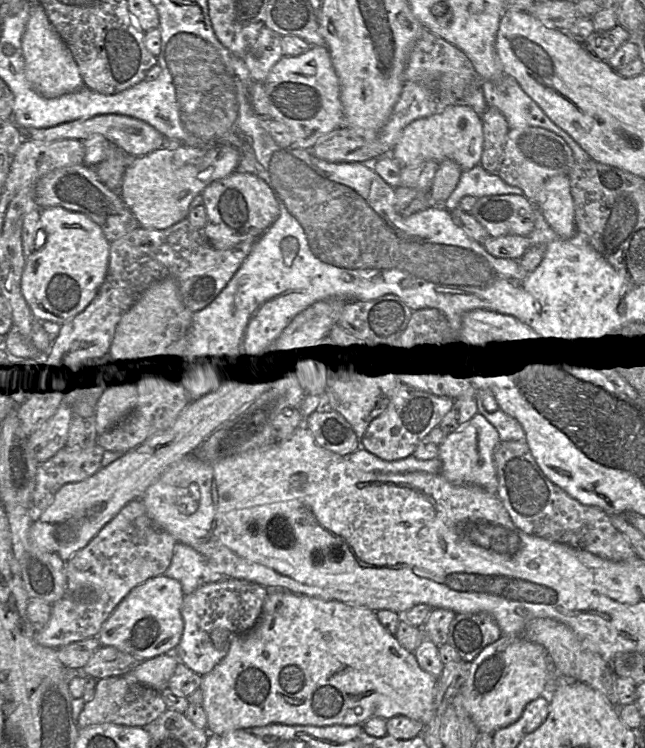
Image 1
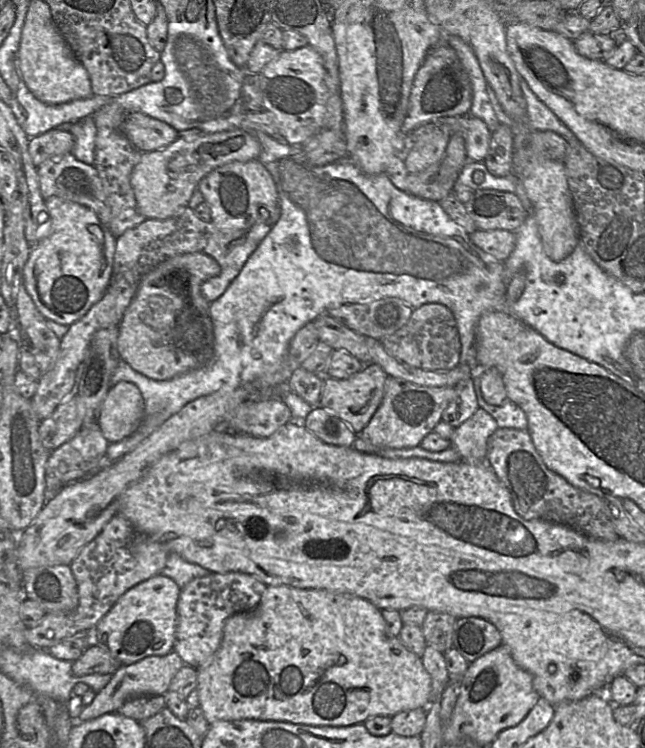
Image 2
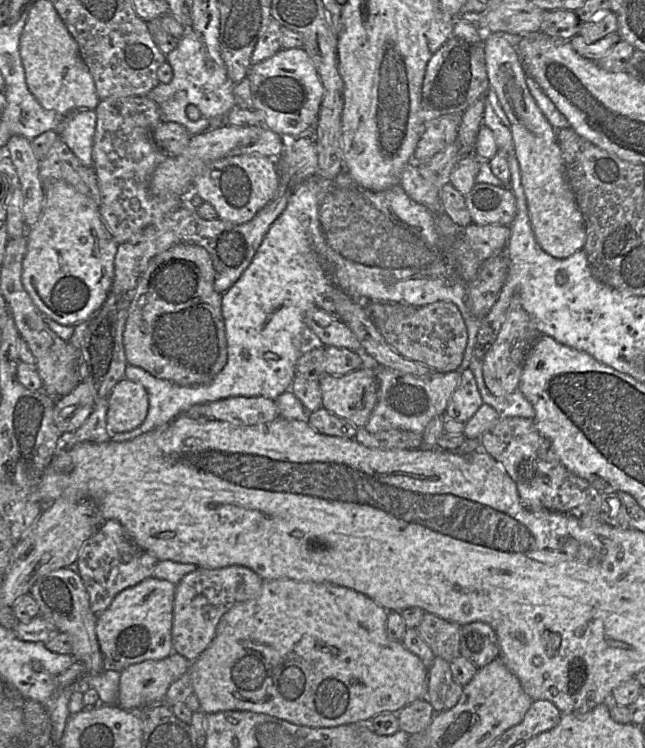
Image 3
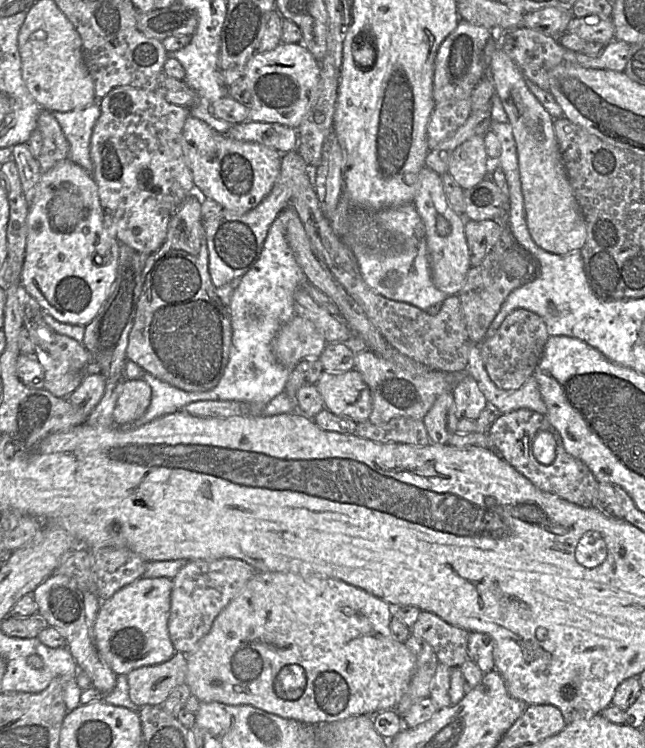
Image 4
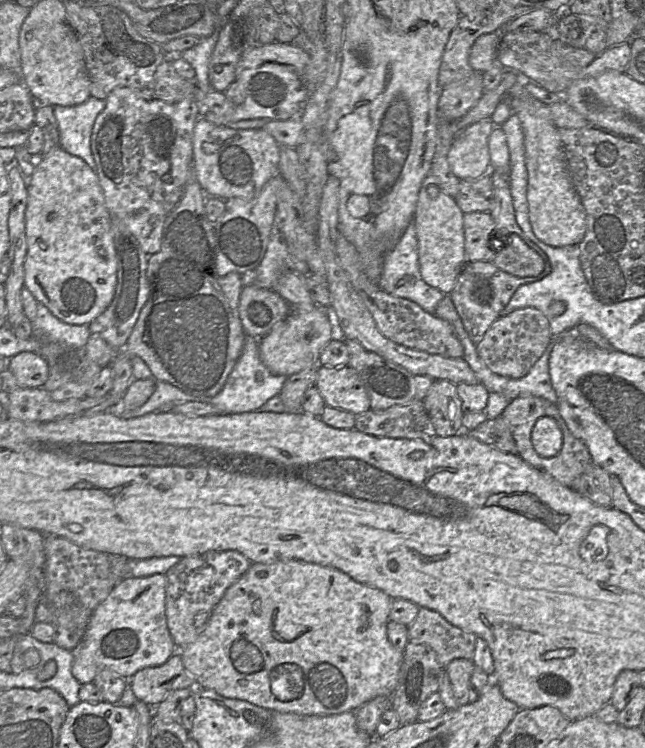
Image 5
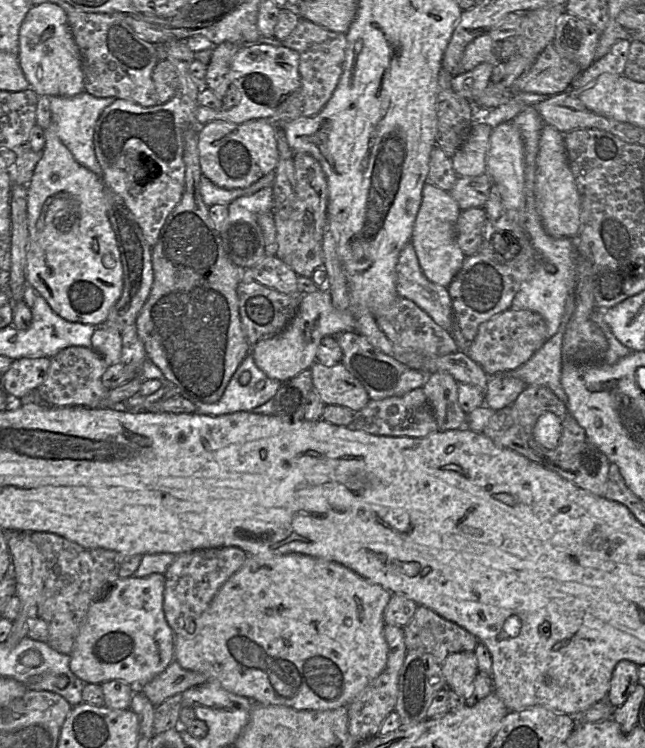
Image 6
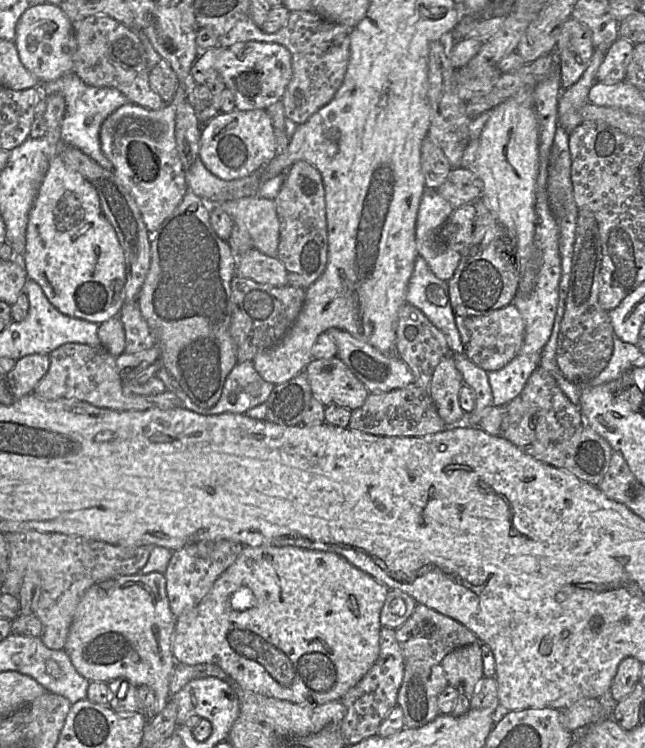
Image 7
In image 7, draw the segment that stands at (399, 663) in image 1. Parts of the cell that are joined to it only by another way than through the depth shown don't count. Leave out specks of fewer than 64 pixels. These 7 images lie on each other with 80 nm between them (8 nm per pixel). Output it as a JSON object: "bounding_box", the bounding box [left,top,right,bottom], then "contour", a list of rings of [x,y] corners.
{"bounding_box":[172,546,389,704],"contour":[[[244,546],[236,560],[215,580],[210,591],[192,609],[175,618],[172,634],[172,654],[175,662],[185,665],[212,663],[219,666],[232,683],[245,690],[286,700],[296,704],[324,704],[340,701],[367,673],[374,664],[380,650],[380,612],[389,588],[367,573],[350,564],[344,557],[326,551],[309,550],[296,546]]]}

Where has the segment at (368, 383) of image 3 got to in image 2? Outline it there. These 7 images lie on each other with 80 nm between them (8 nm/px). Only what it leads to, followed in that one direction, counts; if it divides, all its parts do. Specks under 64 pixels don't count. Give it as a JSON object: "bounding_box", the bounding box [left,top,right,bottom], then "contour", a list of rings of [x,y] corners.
{"bounding_box":[319,364,388,435],"contour":[[[365,364],[361,371],[347,379],[324,378],[319,405],[332,412],[359,435],[368,424],[384,397],[384,385],[388,375],[377,364]]]}

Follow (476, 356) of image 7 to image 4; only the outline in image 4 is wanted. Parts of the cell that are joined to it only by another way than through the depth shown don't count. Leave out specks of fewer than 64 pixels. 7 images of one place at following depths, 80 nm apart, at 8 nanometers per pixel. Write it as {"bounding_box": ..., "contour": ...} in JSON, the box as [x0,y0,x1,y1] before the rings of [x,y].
{"bounding_box":[479,308,549,389],"contour":[[[518,308],[508,314],[496,333],[479,345],[485,370],[495,386],[519,389],[533,375],[549,337],[544,320],[536,313]]]}

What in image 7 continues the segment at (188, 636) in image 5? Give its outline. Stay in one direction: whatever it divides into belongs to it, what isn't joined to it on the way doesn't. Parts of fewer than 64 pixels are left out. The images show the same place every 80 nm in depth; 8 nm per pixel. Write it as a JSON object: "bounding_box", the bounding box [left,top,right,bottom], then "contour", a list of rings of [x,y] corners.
{"bounding_box":[164,540,244,618],"contour":[[[230,540],[201,541],[172,551],[164,573],[170,610],[175,618],[195,607],[215,580],[236,560],[244,545]]]}

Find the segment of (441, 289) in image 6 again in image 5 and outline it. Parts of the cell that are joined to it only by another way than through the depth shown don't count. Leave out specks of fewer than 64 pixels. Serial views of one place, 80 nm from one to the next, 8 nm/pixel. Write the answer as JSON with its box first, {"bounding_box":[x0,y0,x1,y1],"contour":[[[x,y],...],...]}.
{"bounding_box":[378,221,445,314],"contour":[[[413,221],[385,254],[378,286],[392,296],[411,300],[429,314],[435,314],[437,305],[445,297],[445,294],[431,287],[422,279],[419,267],[418,241]]]}

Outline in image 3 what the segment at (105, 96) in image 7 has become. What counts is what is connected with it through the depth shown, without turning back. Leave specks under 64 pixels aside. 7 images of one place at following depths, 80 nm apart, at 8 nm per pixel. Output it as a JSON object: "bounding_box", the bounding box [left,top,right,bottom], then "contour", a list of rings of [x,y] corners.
{"bounding_box":[57,109,95,166],"contour":[[[95,109],[70,112],[57,131],[74,155],[86,166],[93,166]]]}

